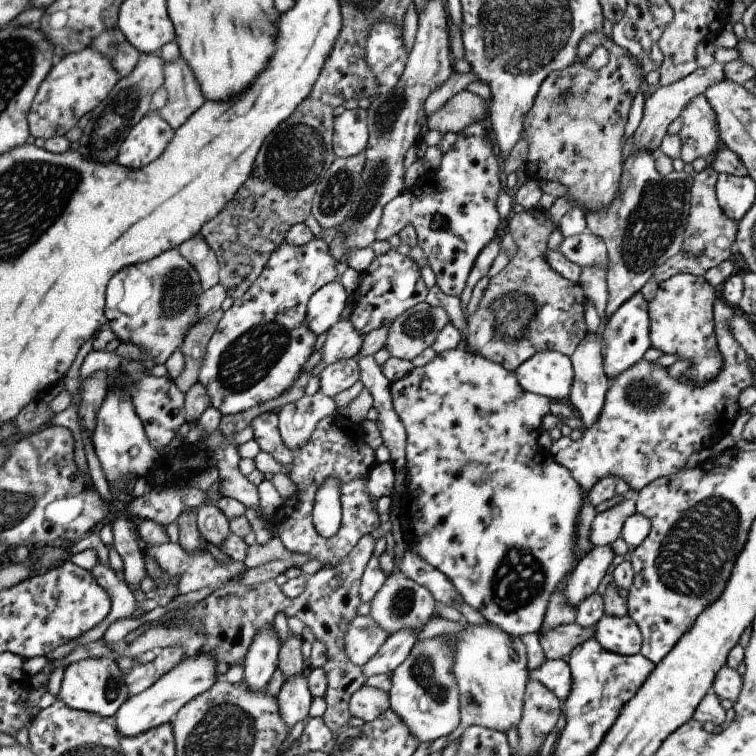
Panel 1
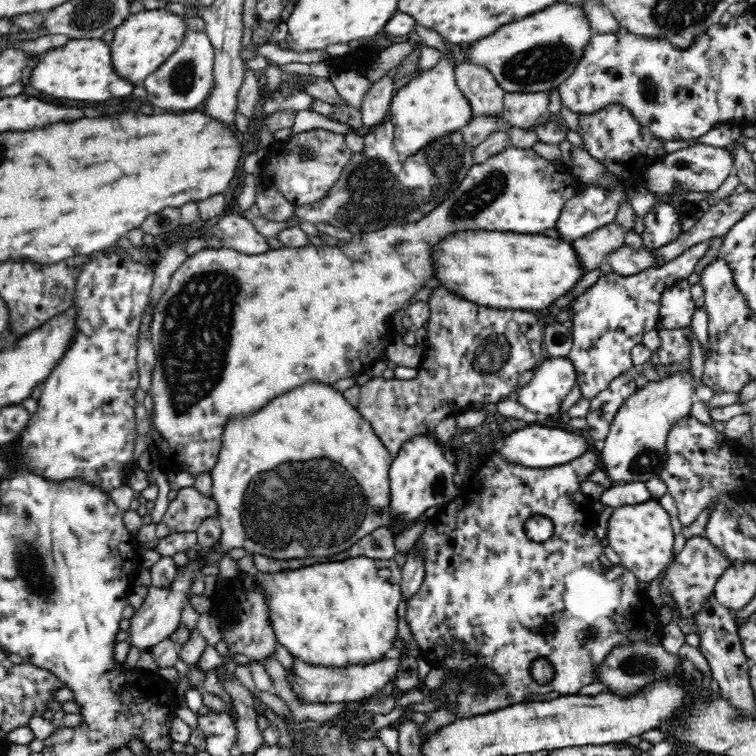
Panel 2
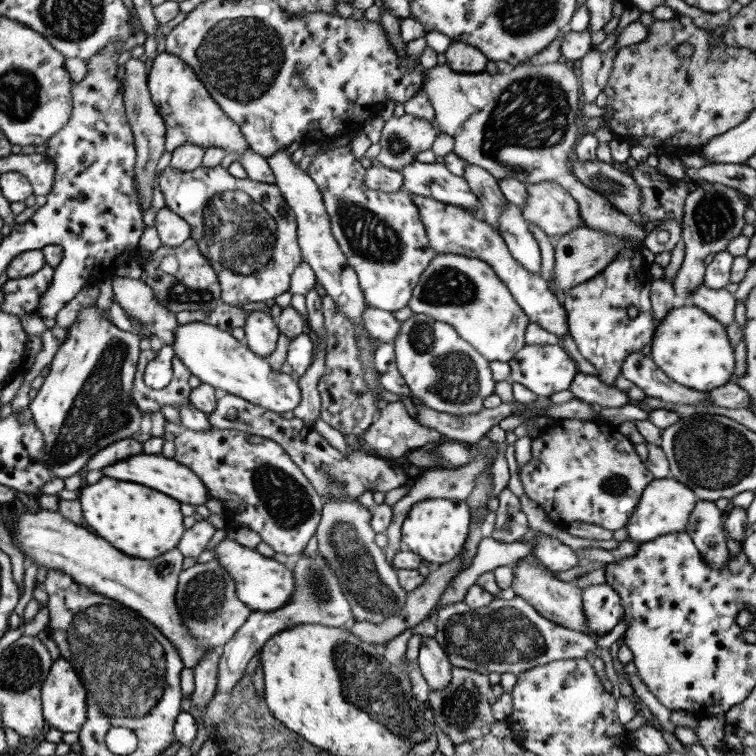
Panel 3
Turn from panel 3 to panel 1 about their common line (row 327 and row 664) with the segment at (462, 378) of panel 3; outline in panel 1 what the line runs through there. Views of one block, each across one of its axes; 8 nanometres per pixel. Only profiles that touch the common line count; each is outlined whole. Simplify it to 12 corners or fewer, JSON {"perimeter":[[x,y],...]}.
{"perimeter":[[415,641],[389,674],[390,709],[419,743],[459,724],[453,654]]}

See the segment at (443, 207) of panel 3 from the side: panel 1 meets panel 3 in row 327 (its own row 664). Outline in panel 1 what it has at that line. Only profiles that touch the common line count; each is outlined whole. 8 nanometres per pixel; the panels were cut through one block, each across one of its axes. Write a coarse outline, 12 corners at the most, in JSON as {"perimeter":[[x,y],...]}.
{"perimeter":[[546,659],[528,670],[563,702],[571,692],[568,663]]}

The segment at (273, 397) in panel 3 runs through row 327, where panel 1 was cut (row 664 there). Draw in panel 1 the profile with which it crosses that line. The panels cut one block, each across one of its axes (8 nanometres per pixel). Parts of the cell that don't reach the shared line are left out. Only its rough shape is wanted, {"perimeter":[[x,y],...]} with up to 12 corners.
{"perimeter":[[207,654],[181,659],[113,715],[119,736],[163,722],[221,677]]}

